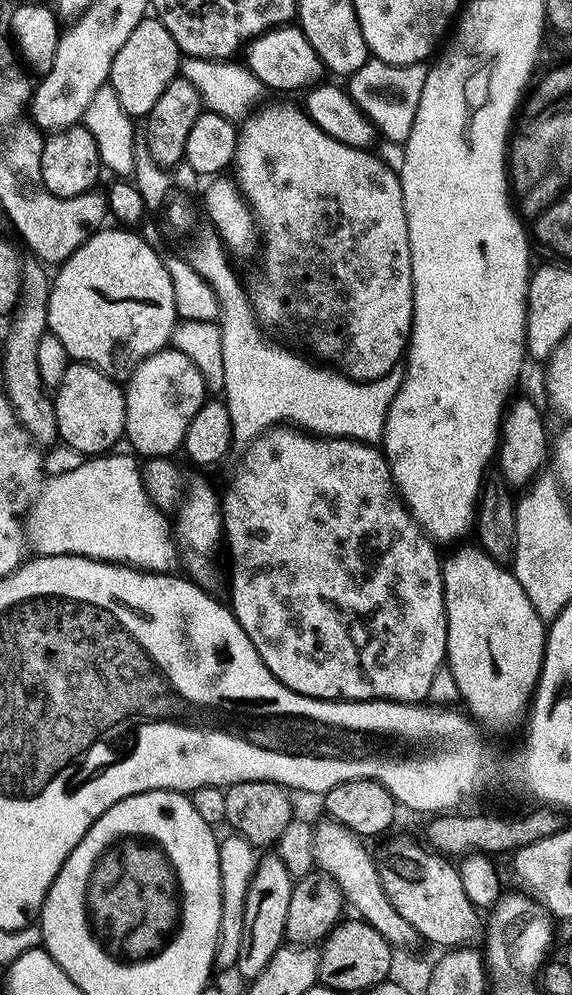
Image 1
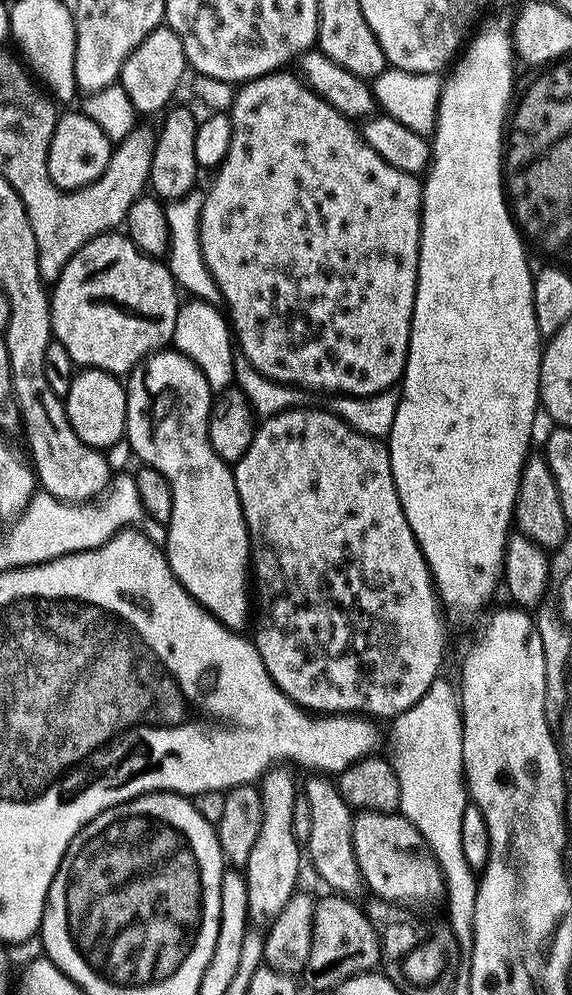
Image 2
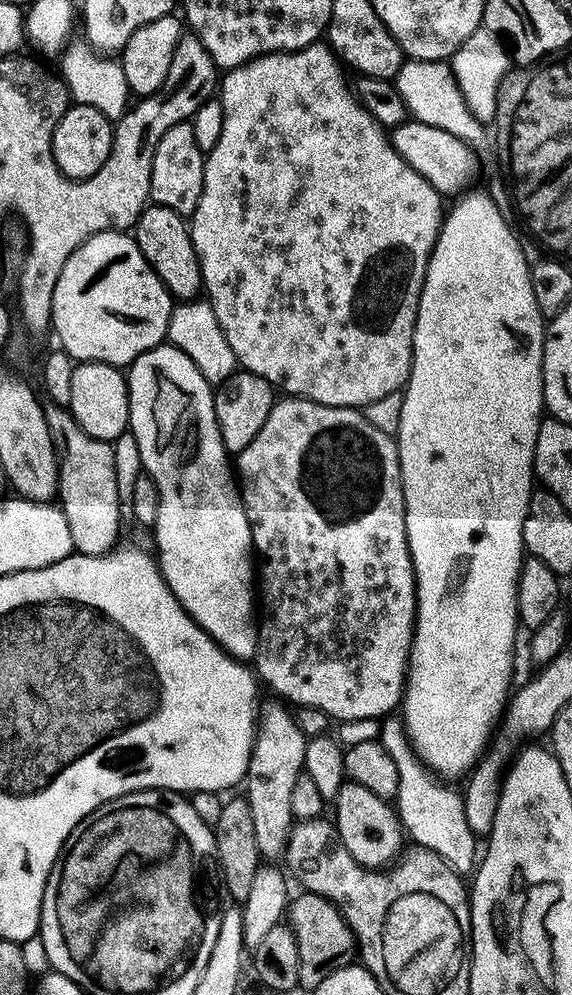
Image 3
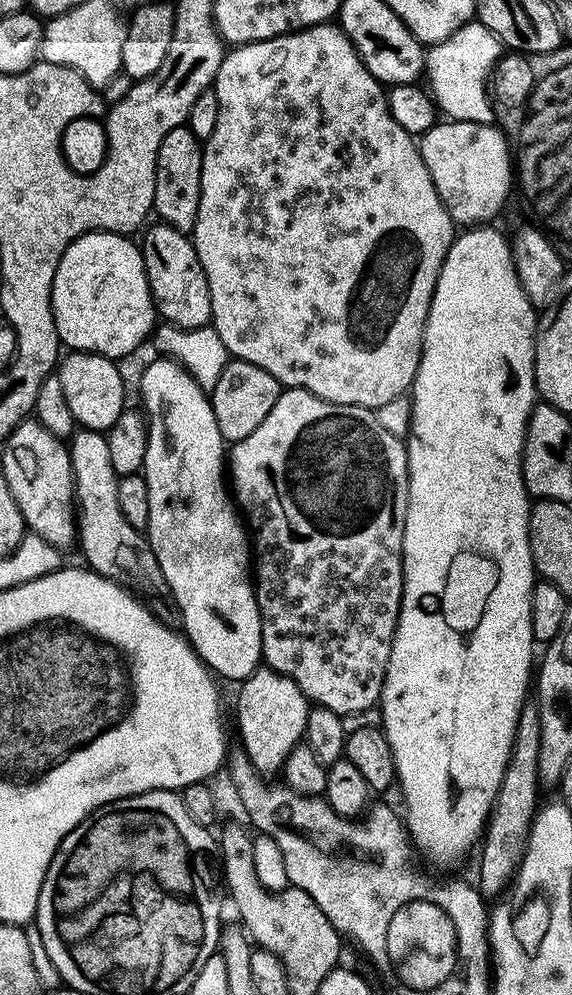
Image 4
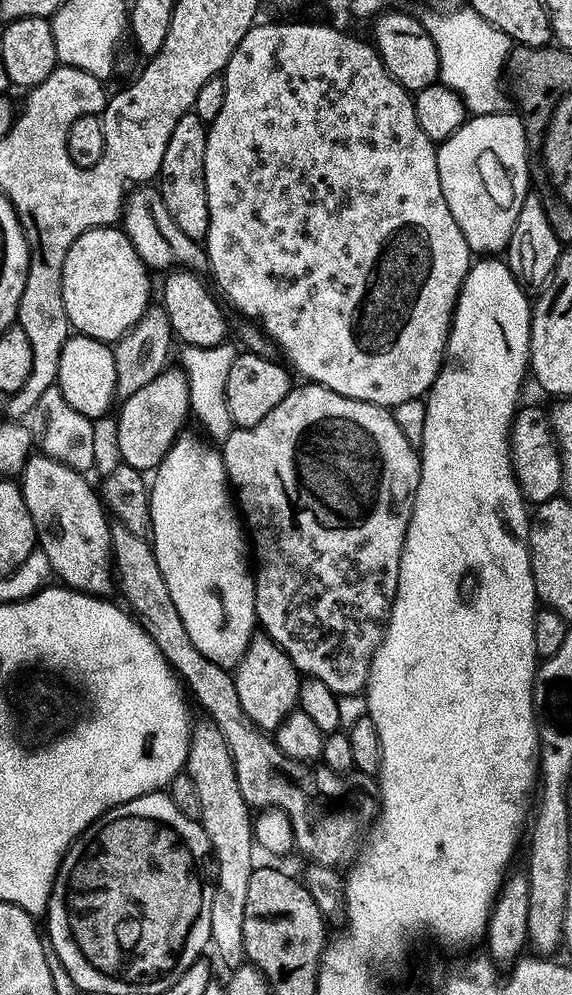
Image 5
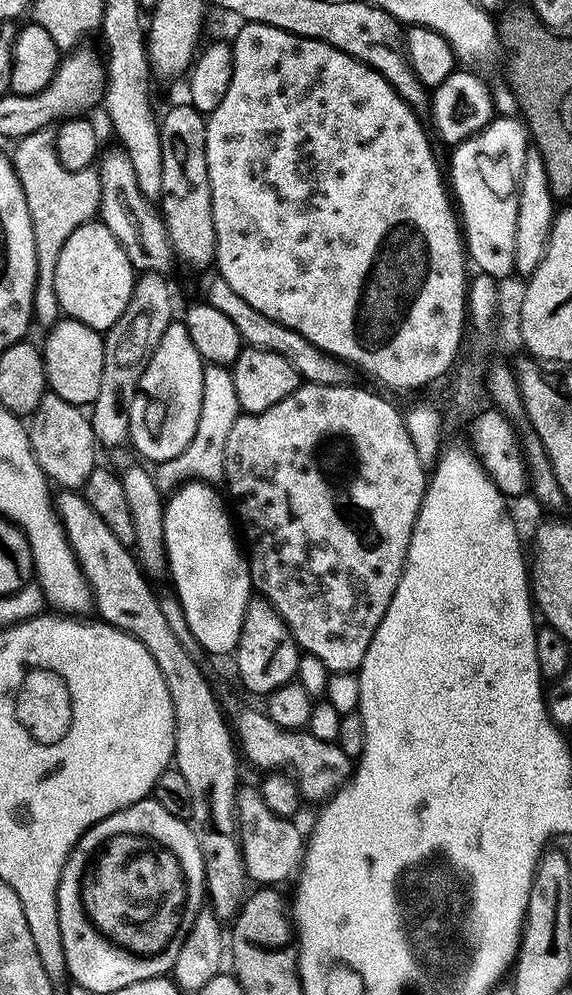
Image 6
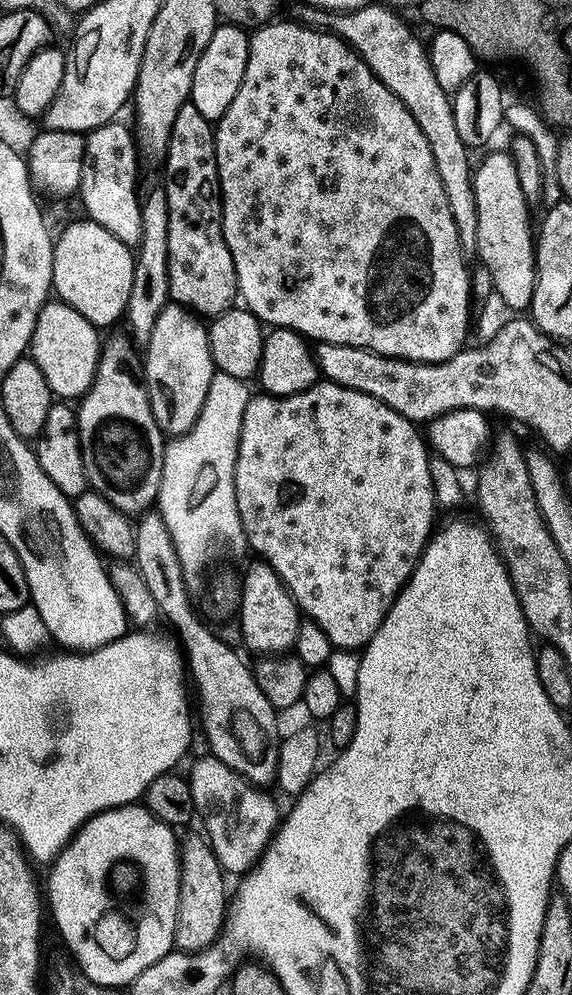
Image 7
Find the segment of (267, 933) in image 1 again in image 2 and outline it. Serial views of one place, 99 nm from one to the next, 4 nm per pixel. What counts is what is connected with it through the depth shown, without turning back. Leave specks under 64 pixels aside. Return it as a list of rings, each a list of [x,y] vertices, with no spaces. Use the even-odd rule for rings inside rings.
[[[273,766],[260,777],[260,801],[262,802],[262,824],[254,850],[250,850],[246,865],[248,882],[248,918],[253,925],[267,926],[280,913],[282,906],[297,891],[296,879],[300,876],[302,844],[294,834],[294,802],[298,798],[298,784],[292,781],[287,767]]]

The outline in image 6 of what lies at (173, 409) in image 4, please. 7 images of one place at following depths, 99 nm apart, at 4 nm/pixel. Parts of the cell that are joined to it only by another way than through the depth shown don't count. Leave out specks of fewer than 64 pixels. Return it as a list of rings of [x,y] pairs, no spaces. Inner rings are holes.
[[[194,480],[185,482],[167,497],[164,507],[164,548],[168,551],[167,571],[172,572],[174,595],[180,601],[186,626],[190,626],[190,634],[199,642],[201,649],[212,656],[224,656],[235,653],[238,638],[242,634],[242,622],[246,618],[249,600],[254,596],[252,574],[248,566],[242,544],[236,541],[232,533],[234,520],[224,509],[225,497],[215,492],[211,483]]]

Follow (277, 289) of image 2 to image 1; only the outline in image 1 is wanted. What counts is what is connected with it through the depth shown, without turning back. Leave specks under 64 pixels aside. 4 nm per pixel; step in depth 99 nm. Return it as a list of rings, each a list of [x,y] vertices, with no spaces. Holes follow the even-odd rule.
[[[272,104],[269,108],[261,107],[252,117],[249,117],[245,123],[239,127],[239,136],[237,138],[236,156],[234,161],[234,180],[239,185],[240,193],[247,200],[247,204],[255,216],[258,225],[259,235],[262,237],[262,249],[260,256],[260,272],[253,274],[249,280],[246,280],[248,289],[248,299],[252,301],[252,309],[256,312],[256,318],[265,329],[277,328],[282,335],[288,340],[297,340],[304,348],[309,348],[317,361],[323,362],[325,365],[331,366],[339,373],[343,373],[349,379],[355,382],[367,382],[382,379],[391,368],[399,365],[405,359],[408,350],[408,341],[412,338],[412,259],[410,258],[410,238],[408,237],[408,223],[406,222],[406,210],[404,209],[404,195],[402,194],[402,186],[400,185],[399,175],[395,171],[392,172],[379,160],[376,156],[371,156],[371,151],[363,148],[351,148],[342,142],[338,142],[334,138],[330,138],[330,134],[326,134],[315,124],[303,107],[292,104]]]

